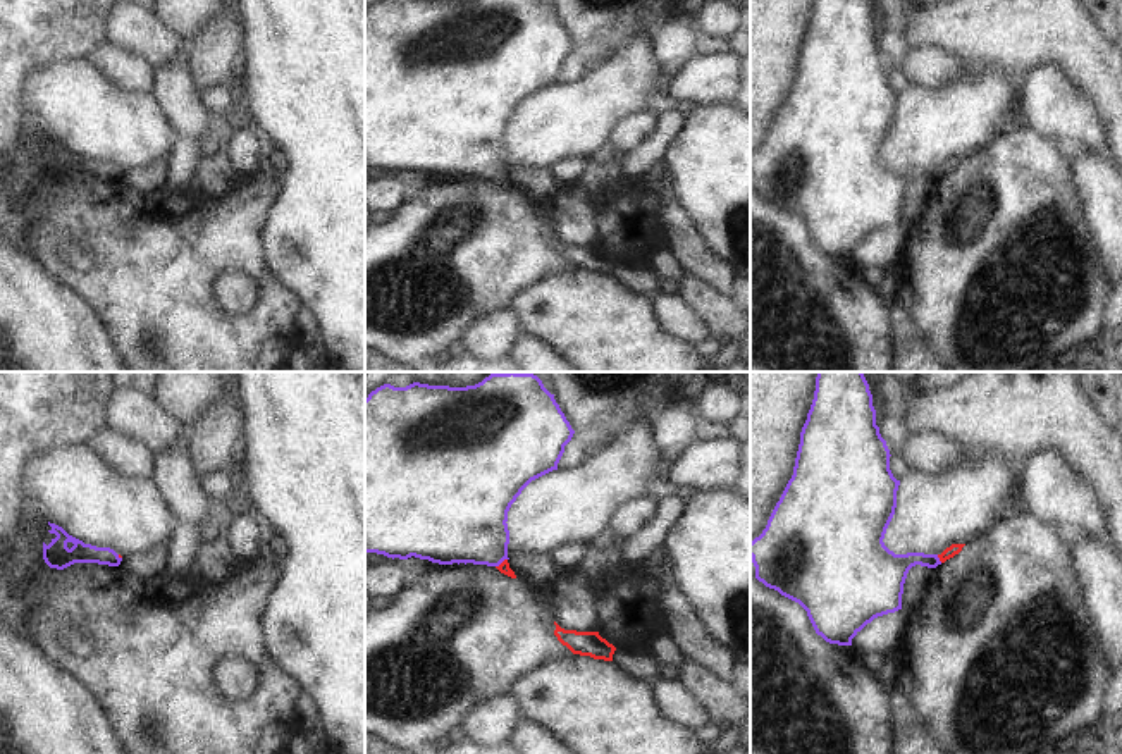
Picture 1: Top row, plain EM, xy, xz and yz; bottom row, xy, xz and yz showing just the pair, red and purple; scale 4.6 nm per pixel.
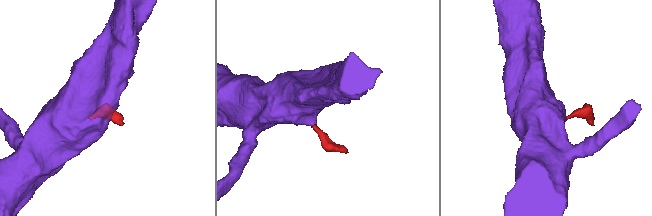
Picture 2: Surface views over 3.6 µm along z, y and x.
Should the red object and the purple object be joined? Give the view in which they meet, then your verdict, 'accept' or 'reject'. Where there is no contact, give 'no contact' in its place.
xz | accept

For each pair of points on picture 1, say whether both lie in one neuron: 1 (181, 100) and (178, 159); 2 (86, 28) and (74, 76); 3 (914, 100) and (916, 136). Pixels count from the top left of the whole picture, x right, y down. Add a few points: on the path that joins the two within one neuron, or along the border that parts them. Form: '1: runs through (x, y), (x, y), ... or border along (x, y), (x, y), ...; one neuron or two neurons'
1: runs through (184, 114), (184, 145); one neuron
2: border along (86, 57), (54, 62), (40, 69); two neurons
3: runs through (916, 109), (916, 128); one neuron

